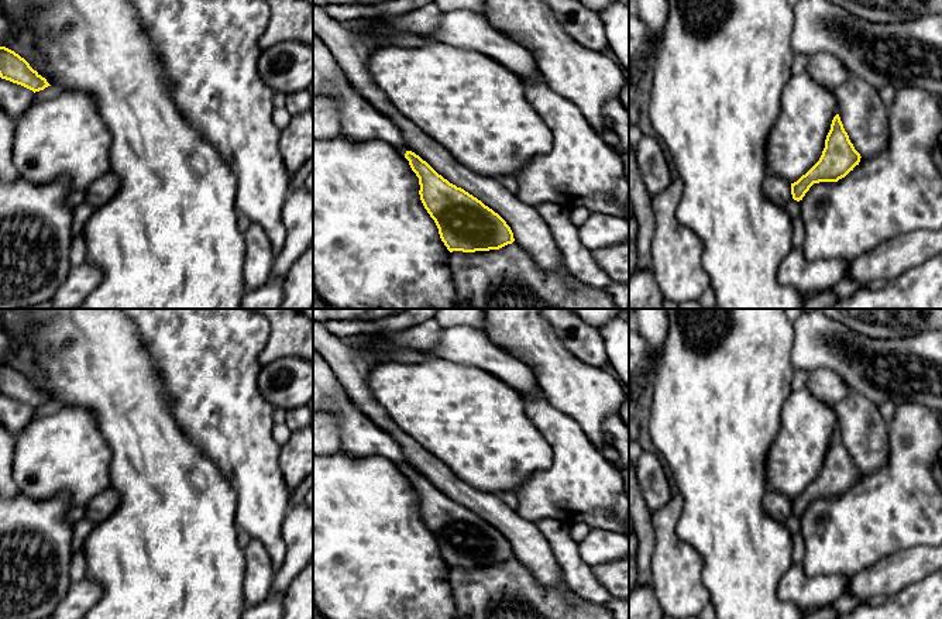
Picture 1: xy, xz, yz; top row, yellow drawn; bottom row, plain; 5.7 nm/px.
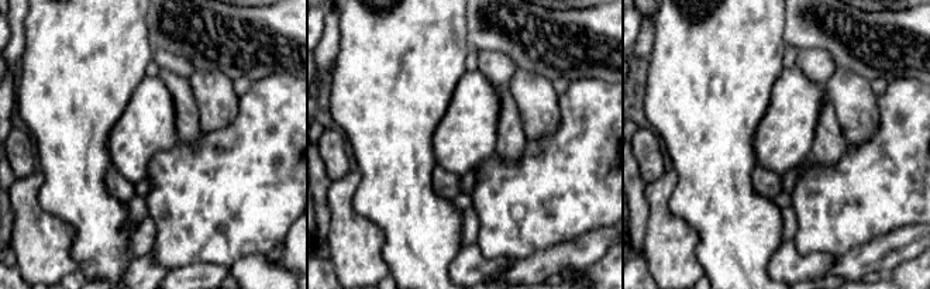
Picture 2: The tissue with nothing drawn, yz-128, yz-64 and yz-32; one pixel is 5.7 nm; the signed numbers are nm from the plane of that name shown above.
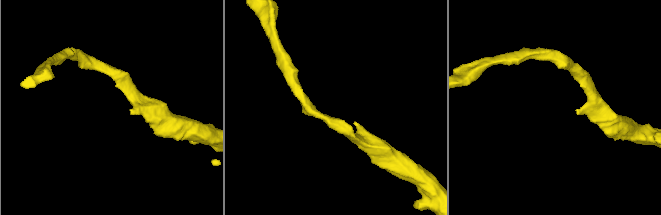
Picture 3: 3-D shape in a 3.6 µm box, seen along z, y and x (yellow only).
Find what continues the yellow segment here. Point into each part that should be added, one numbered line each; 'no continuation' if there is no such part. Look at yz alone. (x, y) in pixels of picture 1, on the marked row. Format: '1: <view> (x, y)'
no continuation

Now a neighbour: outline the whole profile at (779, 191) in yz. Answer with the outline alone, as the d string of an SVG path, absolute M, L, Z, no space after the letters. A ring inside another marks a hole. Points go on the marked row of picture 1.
M769 173L764 179L764 195L774 204L784 207L791 199L791 182Z

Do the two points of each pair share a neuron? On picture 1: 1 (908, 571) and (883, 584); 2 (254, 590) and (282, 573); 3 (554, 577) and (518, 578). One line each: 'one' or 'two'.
1: one
2: two
3: two

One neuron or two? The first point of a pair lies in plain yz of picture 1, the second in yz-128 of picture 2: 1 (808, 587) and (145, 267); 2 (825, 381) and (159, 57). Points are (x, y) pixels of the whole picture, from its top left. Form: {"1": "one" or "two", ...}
{"1": "one", "2": "one"}

